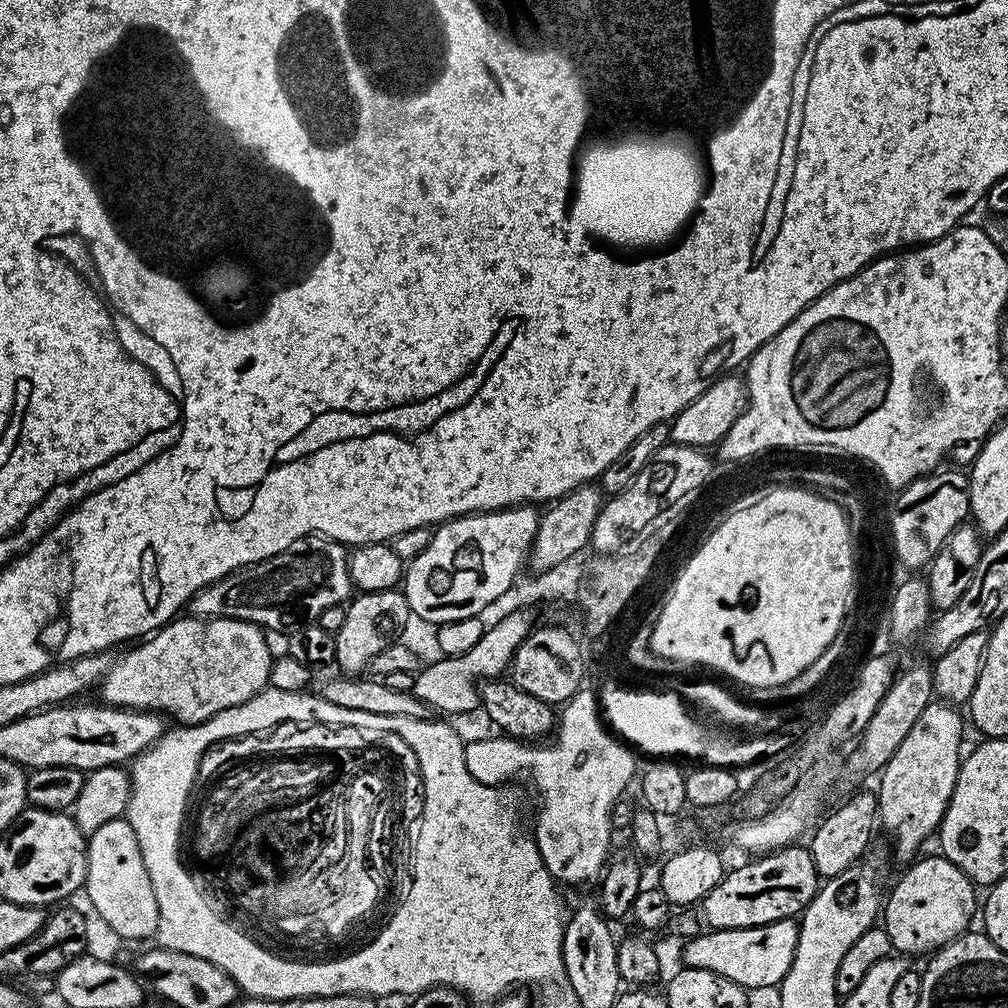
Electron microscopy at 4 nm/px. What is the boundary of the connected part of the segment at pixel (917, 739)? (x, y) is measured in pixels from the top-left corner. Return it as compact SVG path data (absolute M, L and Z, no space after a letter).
M921 714L902 746L894 750L894 758L886 762L879 773L878 820L892 835L892 848L903 862L917 859L920 847L928 835L939 829L962 759L960 743L966 727L960 714Z

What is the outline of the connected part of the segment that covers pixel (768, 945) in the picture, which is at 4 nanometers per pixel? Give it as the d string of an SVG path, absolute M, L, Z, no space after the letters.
M795 919L779 920L762 926L750 926L749 928L714 928L701 931L699 934L683 941L684 949L680 956L683 967L697 968L698 970L710 970L722 978L730 978L738 986L745 990L760 986L777 986L790 970L790 962L794 962L794 950L798 946L799 923Z

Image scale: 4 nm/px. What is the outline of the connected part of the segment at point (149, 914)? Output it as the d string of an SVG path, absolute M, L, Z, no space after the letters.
M127 819L106 822L87 837L88 879L86 893L92 908L108 923L112 932L124 940L144 940L155 937L158 926L158 898L154 898L154 886L150 874L146 874L146 862L142 862L142 850L138 850L138 838Z

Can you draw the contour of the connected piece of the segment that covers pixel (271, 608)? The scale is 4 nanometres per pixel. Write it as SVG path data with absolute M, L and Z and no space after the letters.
M309 534L302 540L295 540L292 545L289 546L288 549L286 549L286 551L282 554L271 556L271 558L266 562L255 564L253 568L247 568L241 572L235 572L235 574L229 577L228 580L223 580L219 585L212 588L212 590L207 593L206 599L208 598L207 607L213 612L229 612L230 614L241 616L247 620L257 620L258 622L262 622L268 628L276 629L277 633L285 634L284 632L288 632L287 634L295 634L297 632L304 631L305 628L313 627L313 625L317 623L319 616L325 610L334 607L342 607L347 609L350 605L361 599L361 596L362 589L360 587L360 579L356 575L356 571L354 569L354 554L349 548L349 545L327 539L319 534Z

